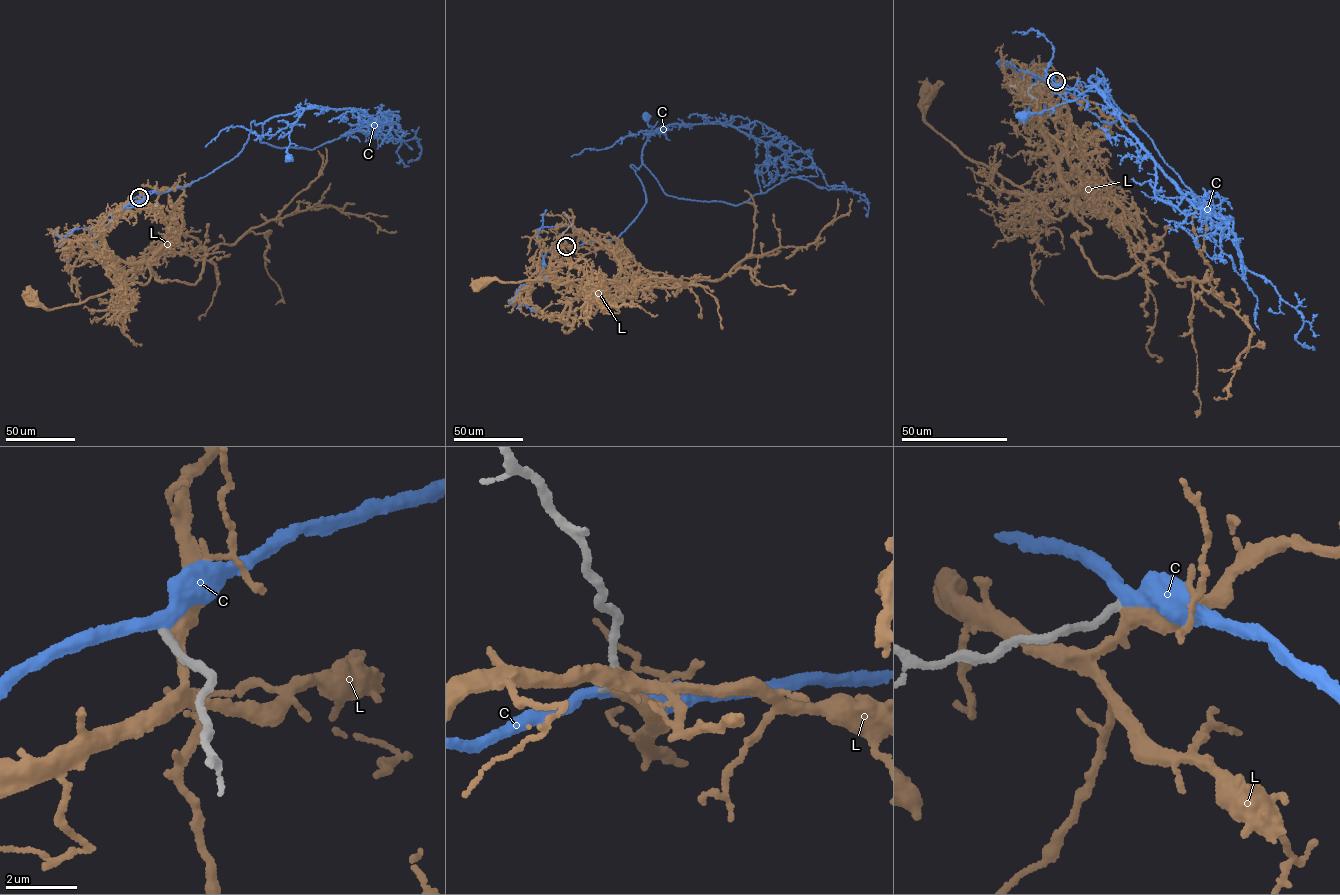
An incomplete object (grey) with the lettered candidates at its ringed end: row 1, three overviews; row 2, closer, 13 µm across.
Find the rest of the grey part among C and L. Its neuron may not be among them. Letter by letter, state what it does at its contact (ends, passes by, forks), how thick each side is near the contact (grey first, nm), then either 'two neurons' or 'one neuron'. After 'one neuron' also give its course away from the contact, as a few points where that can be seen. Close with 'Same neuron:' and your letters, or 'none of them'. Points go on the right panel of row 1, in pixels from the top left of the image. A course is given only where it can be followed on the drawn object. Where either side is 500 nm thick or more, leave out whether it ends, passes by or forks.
C: it passes by; calibres 240 and 340 nm; one neuron; course (1056, 82), (1101, 121), (1117, 121), (1097, 69), (1104, 81), (1091, 77), (1094, 87), (1079, 98), (1024, 115)
L: it passes by; calibres 240 and 340 nm; two neurons
Same neuron: C

